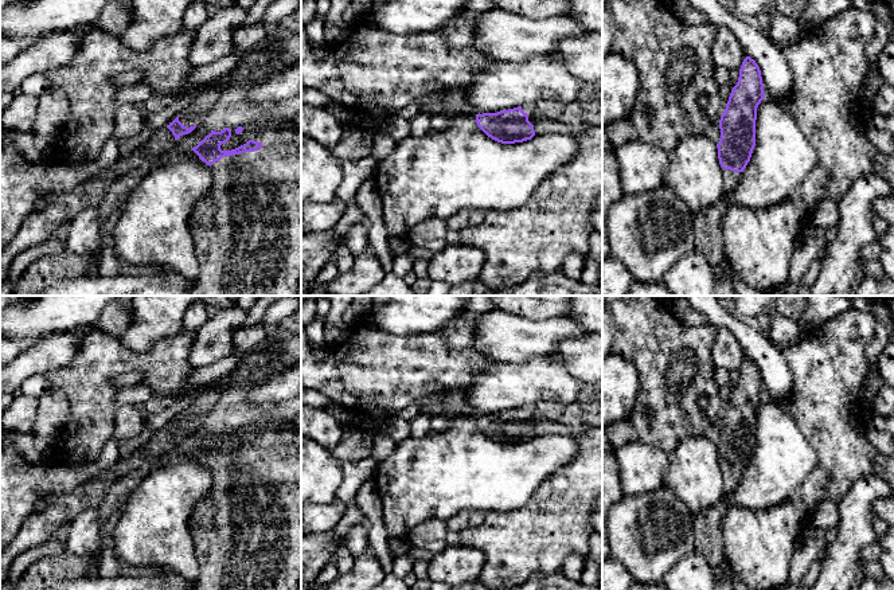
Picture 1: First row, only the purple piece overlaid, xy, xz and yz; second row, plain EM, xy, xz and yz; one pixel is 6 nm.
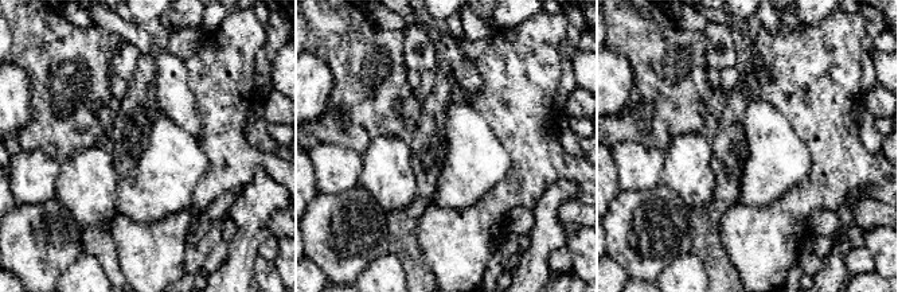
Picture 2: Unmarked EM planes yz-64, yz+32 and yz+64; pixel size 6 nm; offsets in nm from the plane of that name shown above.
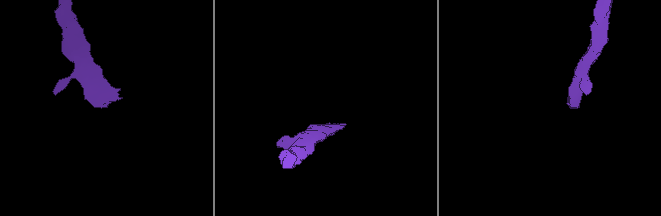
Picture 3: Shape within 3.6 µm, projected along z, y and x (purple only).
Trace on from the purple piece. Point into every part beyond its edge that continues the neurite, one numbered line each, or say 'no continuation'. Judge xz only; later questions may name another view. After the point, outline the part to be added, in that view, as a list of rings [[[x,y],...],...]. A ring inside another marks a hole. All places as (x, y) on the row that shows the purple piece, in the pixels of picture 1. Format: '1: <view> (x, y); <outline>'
1: xz (585, 110); [[[602,81],[582,85],[573,102],[540,101],[522,109],[534,125],[535,136],[602,126]]]

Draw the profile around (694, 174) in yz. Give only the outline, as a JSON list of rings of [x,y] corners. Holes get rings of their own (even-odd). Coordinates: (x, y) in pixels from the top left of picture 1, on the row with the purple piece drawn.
[[[707,136],[683,137],[668,153],[665,184],[692,214],[718,203],[725,192],[718,148]]]

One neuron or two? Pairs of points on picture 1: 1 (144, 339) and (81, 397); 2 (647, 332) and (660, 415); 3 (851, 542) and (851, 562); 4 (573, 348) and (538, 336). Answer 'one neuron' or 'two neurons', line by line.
1: two neurons
2: one neuron
3: one neuron
4: two neurons

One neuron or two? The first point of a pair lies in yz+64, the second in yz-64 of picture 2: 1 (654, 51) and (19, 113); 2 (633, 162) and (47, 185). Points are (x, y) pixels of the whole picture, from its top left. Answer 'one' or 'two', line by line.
1: two
2: one

